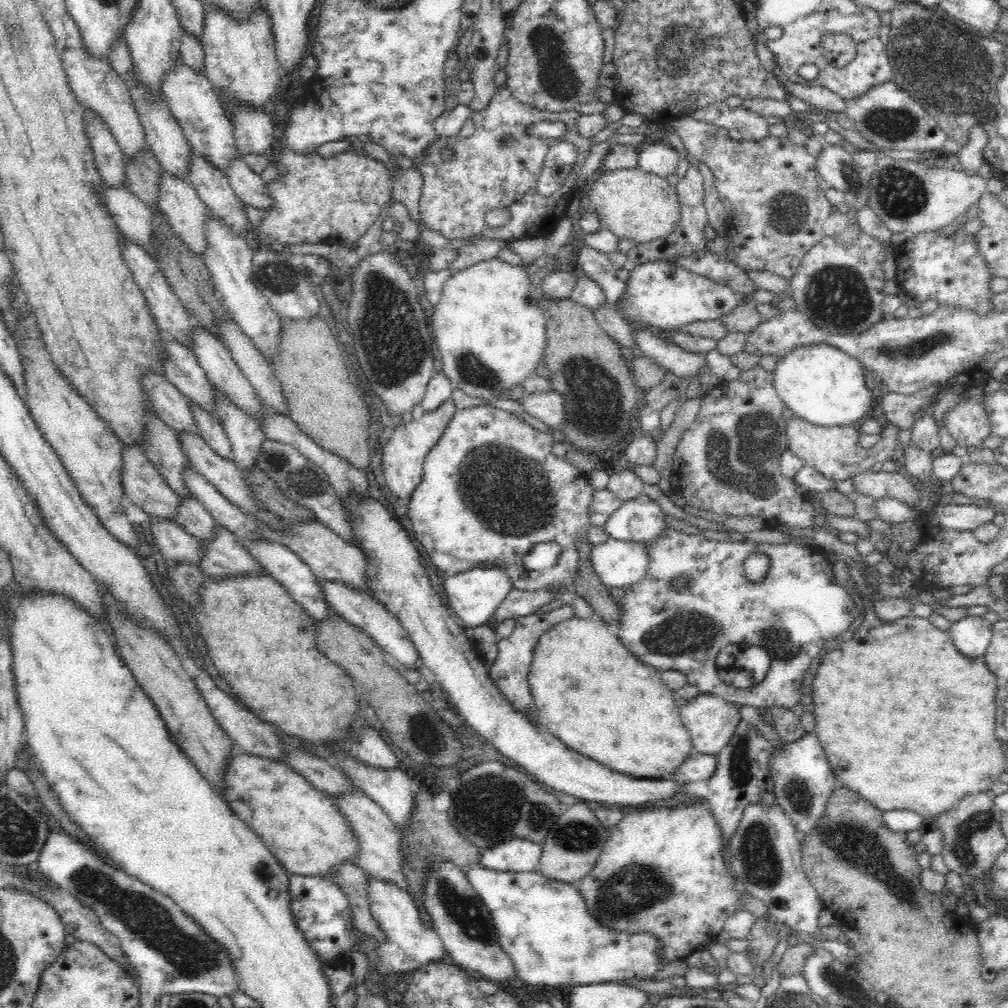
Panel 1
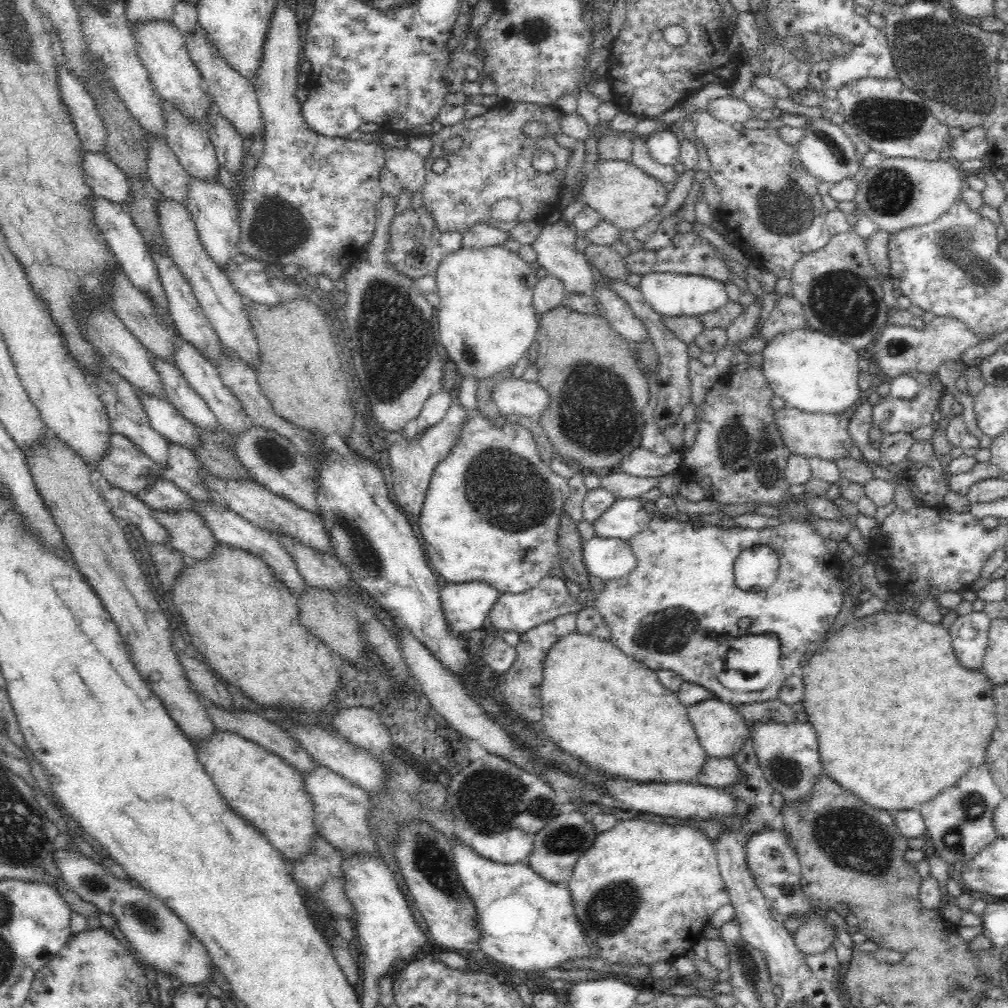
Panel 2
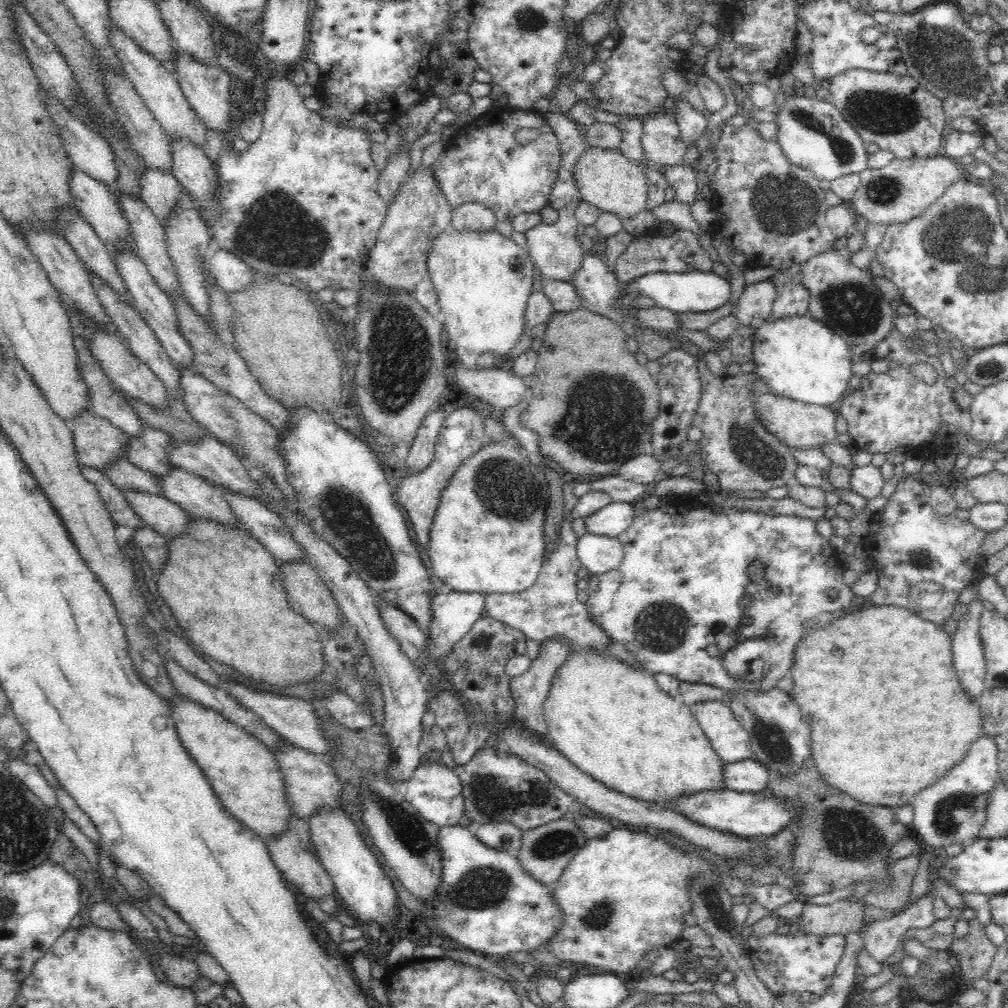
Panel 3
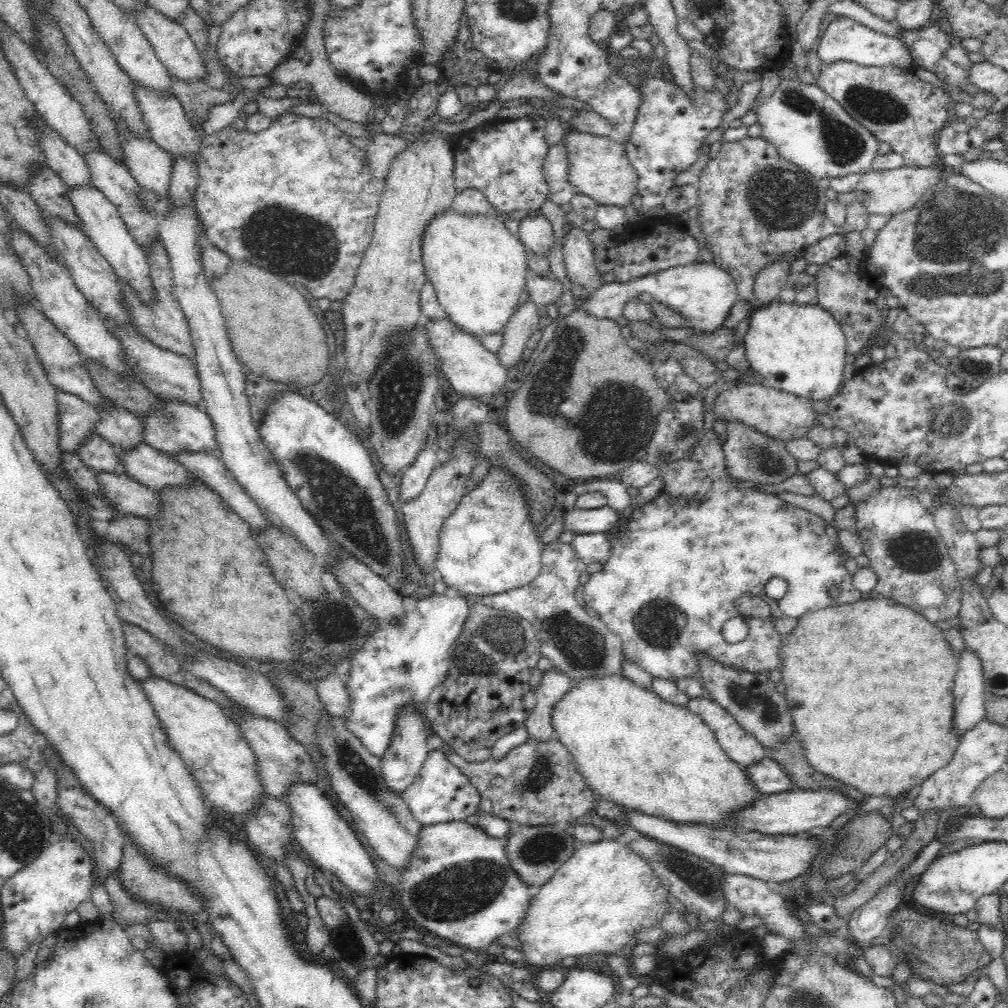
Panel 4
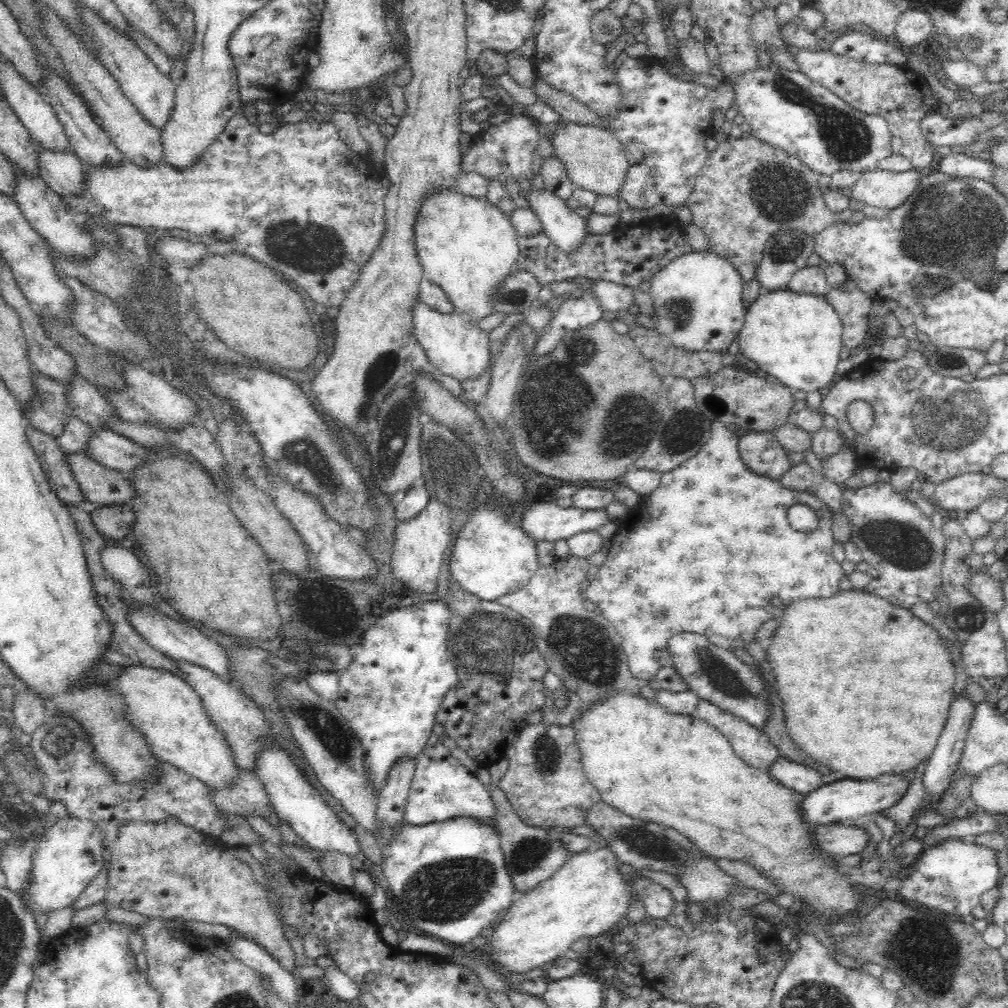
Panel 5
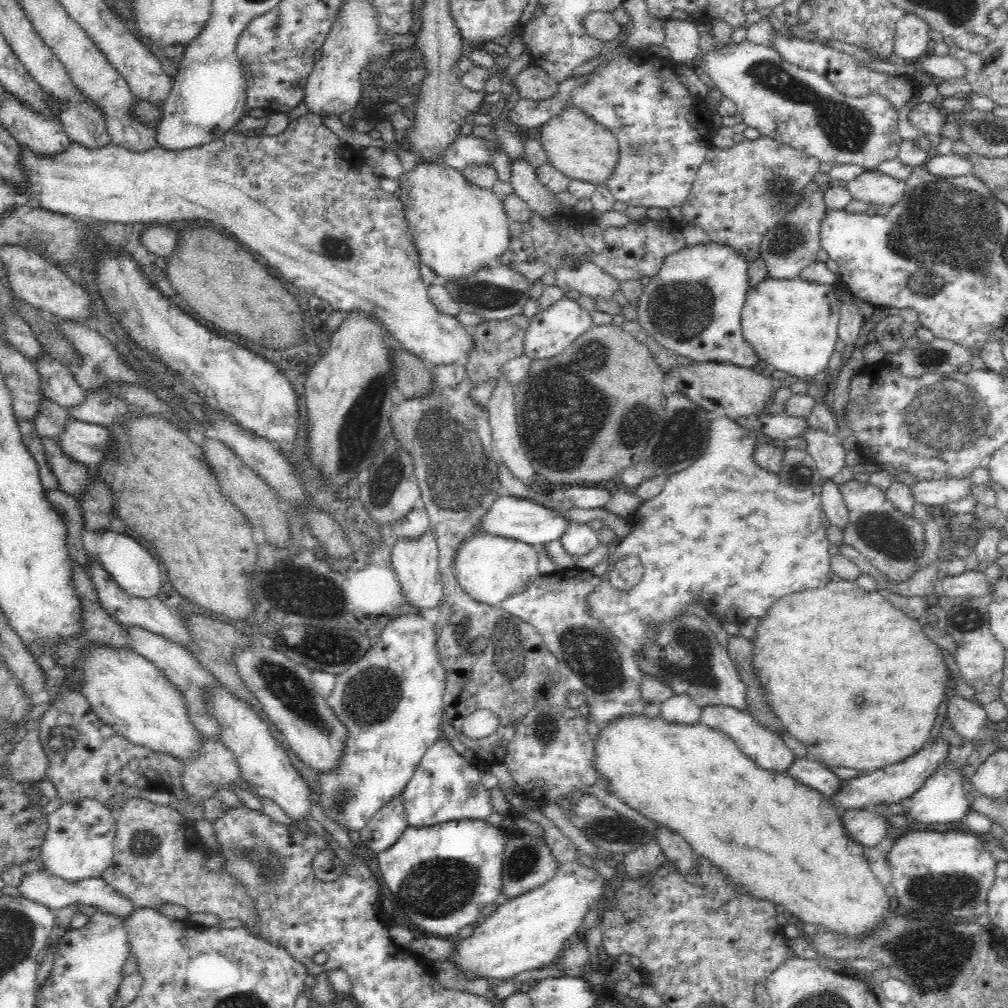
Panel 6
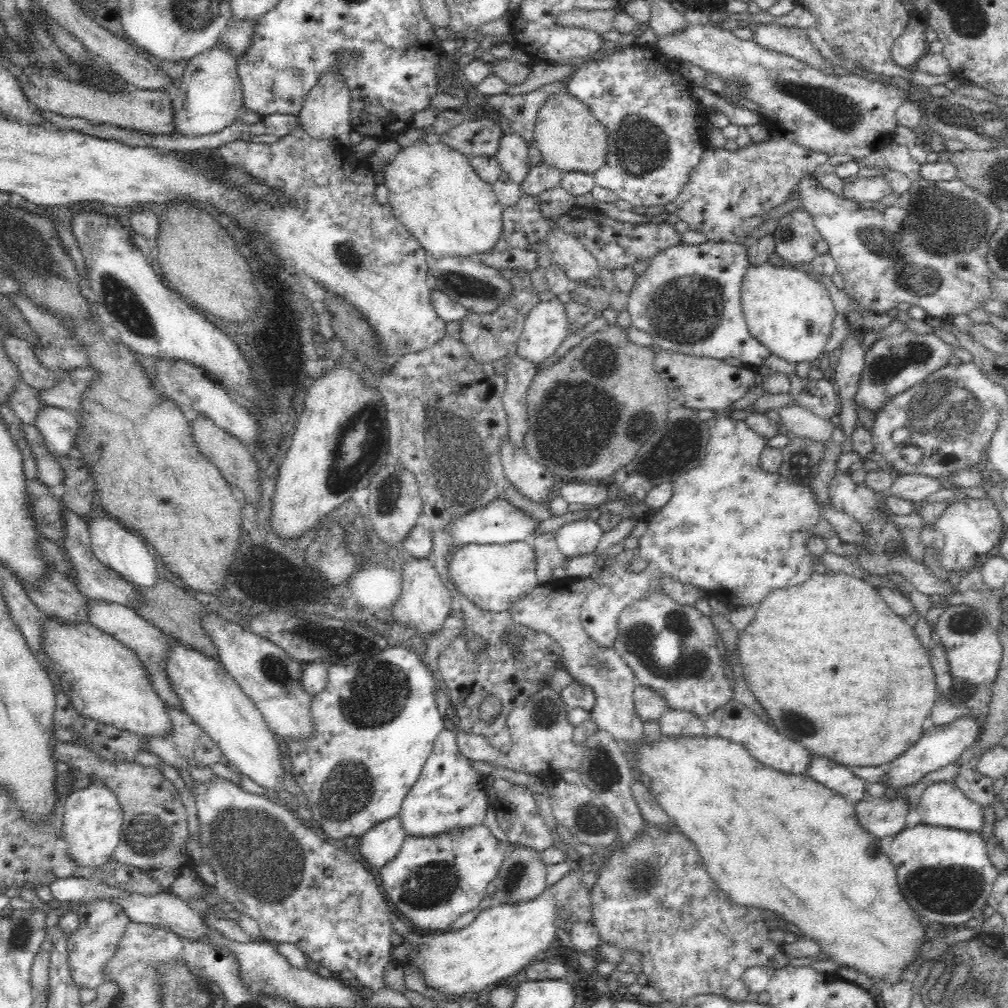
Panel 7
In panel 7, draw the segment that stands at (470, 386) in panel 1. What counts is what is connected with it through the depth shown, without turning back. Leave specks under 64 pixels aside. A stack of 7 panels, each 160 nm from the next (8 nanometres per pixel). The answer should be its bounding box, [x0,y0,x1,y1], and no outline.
[384,142,503,260]

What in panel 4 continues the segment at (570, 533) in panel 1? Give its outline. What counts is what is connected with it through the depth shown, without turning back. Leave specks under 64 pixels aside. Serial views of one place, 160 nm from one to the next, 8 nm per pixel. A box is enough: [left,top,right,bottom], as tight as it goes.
[435,464,543,599]

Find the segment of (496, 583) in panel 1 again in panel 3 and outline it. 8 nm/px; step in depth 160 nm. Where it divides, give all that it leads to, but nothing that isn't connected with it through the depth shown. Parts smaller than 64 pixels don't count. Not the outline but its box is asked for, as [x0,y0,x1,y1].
[427,592,486,661]

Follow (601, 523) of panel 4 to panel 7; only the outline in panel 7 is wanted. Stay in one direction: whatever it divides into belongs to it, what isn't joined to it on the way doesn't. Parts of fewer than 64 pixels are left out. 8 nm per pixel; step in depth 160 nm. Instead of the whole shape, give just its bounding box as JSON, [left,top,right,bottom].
[449,499,540,547]

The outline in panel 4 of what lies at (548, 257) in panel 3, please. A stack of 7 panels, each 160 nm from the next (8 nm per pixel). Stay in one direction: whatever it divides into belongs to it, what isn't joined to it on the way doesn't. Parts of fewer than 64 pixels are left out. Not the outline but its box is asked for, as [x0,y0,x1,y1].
[518,213,555,257]

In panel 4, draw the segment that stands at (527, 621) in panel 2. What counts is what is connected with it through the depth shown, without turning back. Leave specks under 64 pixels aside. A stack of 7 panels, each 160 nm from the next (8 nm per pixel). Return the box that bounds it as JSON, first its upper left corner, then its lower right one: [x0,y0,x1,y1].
[476,538,623,684]

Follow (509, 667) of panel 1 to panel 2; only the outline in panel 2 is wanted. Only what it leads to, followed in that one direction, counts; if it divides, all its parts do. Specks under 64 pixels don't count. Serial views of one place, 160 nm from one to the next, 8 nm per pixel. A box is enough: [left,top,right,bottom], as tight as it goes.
[498,612,577,722]

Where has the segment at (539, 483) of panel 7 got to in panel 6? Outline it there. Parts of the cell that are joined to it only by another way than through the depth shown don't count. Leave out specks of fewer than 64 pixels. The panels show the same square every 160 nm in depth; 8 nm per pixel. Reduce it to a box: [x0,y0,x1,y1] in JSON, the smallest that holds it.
[486,374,536,483]

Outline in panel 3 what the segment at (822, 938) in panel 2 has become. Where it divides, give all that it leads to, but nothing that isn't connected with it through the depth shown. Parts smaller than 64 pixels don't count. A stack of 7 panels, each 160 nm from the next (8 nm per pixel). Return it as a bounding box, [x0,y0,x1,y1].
[797,899,865,938]

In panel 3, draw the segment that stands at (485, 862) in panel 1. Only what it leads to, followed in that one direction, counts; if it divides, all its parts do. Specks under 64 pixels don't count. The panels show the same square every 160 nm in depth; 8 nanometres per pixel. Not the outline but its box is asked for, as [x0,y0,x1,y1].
[474,822,523,857]

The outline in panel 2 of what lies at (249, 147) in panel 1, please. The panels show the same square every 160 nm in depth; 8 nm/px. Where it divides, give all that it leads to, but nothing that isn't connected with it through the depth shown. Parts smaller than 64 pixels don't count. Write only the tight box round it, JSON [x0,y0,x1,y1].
[185,26,264,142]

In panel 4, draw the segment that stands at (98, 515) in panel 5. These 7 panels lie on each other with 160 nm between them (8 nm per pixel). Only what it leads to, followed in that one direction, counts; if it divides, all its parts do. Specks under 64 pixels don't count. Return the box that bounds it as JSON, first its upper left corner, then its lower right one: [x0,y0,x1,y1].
[107,515,152,560]

